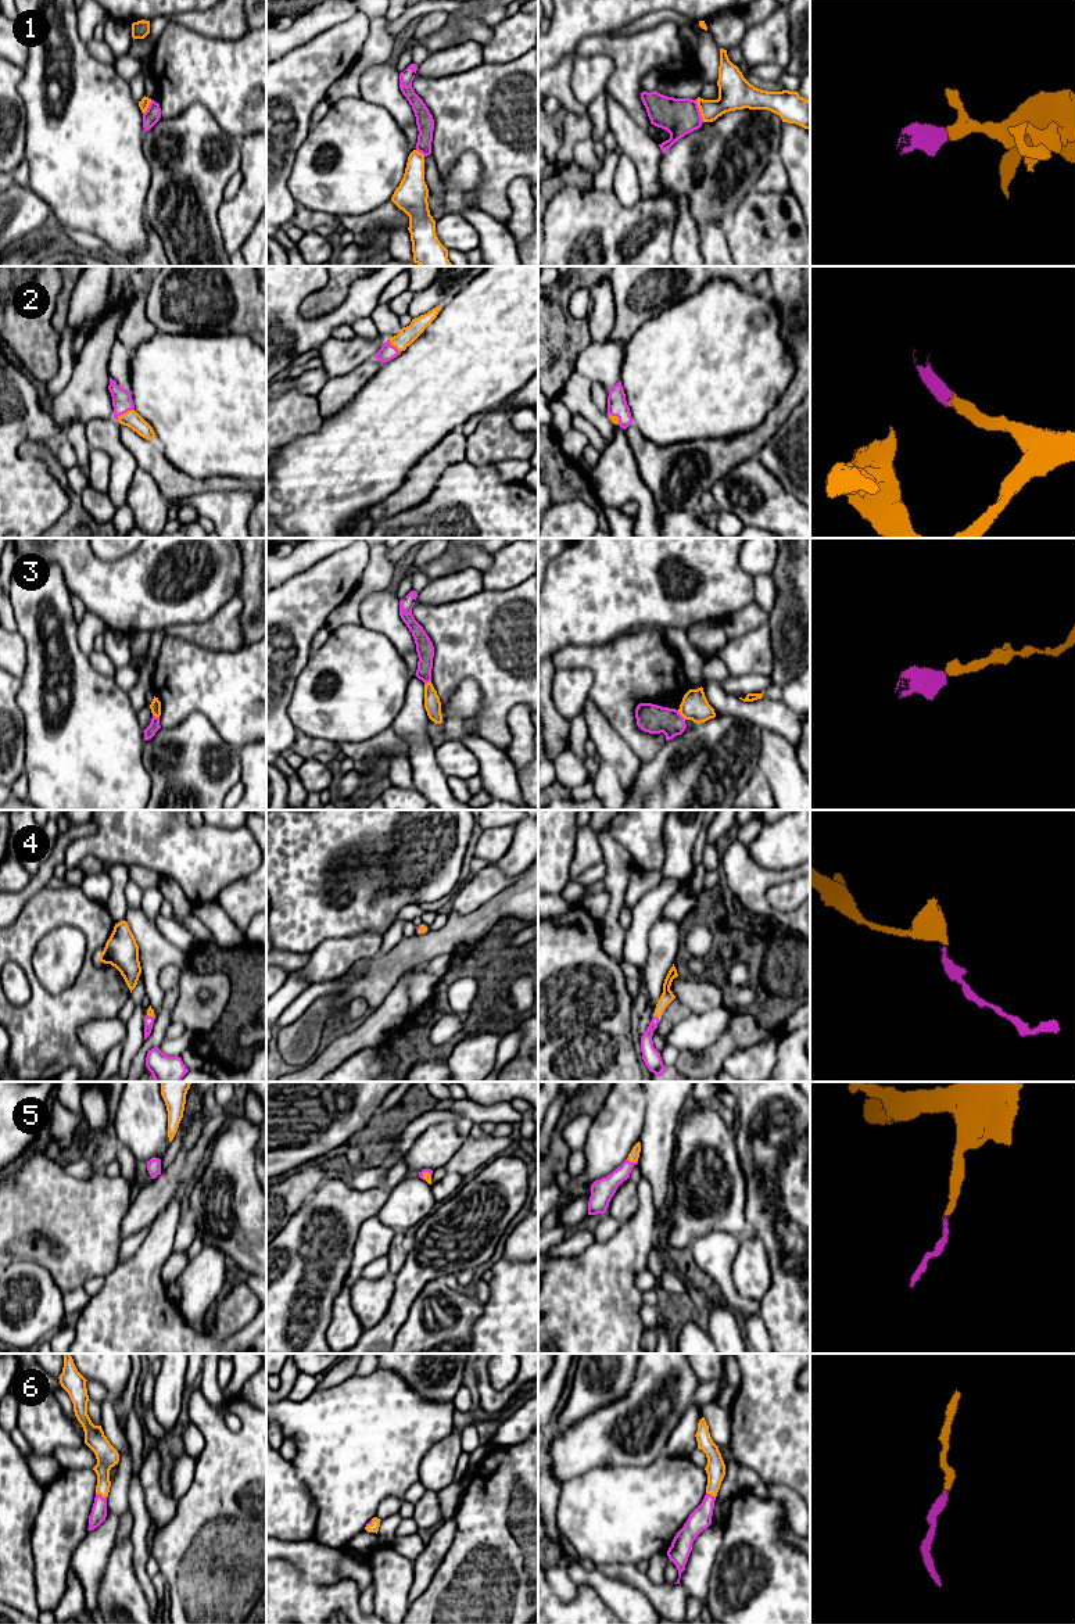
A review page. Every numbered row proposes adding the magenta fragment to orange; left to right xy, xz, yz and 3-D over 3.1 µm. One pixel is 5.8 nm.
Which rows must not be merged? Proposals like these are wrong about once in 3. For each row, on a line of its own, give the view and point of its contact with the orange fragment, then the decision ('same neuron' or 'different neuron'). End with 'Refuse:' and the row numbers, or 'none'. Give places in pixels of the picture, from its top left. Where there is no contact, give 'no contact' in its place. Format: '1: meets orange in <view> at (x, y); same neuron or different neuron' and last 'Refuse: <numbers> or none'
1: meets orange in yz at (699, 110); different neuron
2: meets orange in xy at (125, 413); same neuron
3: meets orange in yz at (681, 714); different neuron
4: meets orange in yz at (656, 1015); same neuron
5: meets orange in yz at (633, 1161); same neuron
6: meets orange in xy at (101, 1495); same neuron
Refuse: 1, 3

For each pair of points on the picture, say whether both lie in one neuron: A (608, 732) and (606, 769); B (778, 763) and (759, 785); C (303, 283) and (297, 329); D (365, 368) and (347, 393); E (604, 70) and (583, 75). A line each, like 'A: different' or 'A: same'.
A: different
B: different
C: same
D: same
E: same

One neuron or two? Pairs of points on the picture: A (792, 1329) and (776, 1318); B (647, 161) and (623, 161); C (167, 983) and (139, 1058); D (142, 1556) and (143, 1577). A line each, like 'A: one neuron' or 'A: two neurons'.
A: one neuron
B: two neurons
C: two neurons
D: one neuron

